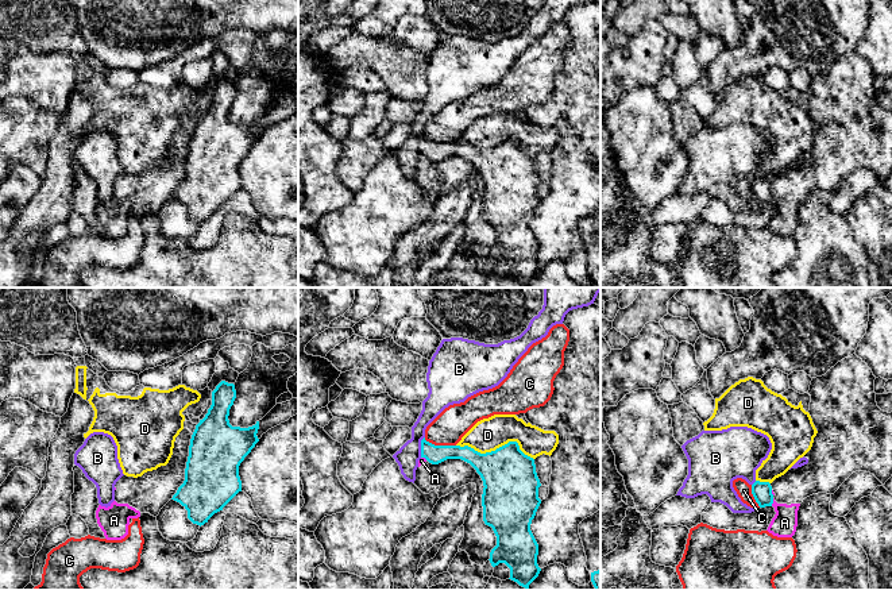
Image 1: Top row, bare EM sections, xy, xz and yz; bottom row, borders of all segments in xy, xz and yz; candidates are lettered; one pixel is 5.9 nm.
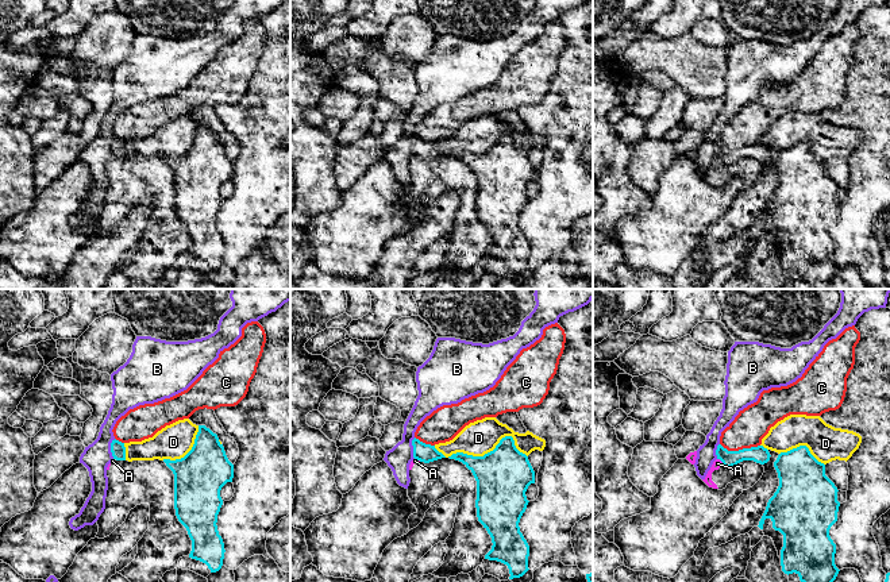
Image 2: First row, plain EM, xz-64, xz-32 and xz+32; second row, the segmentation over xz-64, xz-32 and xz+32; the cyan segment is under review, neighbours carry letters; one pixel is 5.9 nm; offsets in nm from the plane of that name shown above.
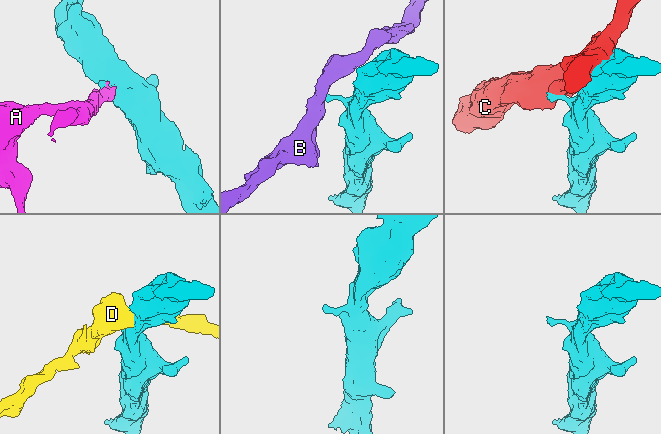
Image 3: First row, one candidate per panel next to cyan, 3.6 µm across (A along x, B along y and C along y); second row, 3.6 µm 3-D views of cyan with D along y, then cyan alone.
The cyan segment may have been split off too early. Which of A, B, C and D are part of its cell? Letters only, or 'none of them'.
none of them

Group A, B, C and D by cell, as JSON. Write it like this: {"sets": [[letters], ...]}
{"sets": [["A"], ["B"], ["C"], ["D"]]}

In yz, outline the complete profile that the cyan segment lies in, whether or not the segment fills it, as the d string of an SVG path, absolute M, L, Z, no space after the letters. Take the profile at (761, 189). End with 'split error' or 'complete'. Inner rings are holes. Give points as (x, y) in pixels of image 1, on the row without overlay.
M756 178L752 182L752 192L760 205L772 204L773 192L772 192L772 184L769 180Z; complete

